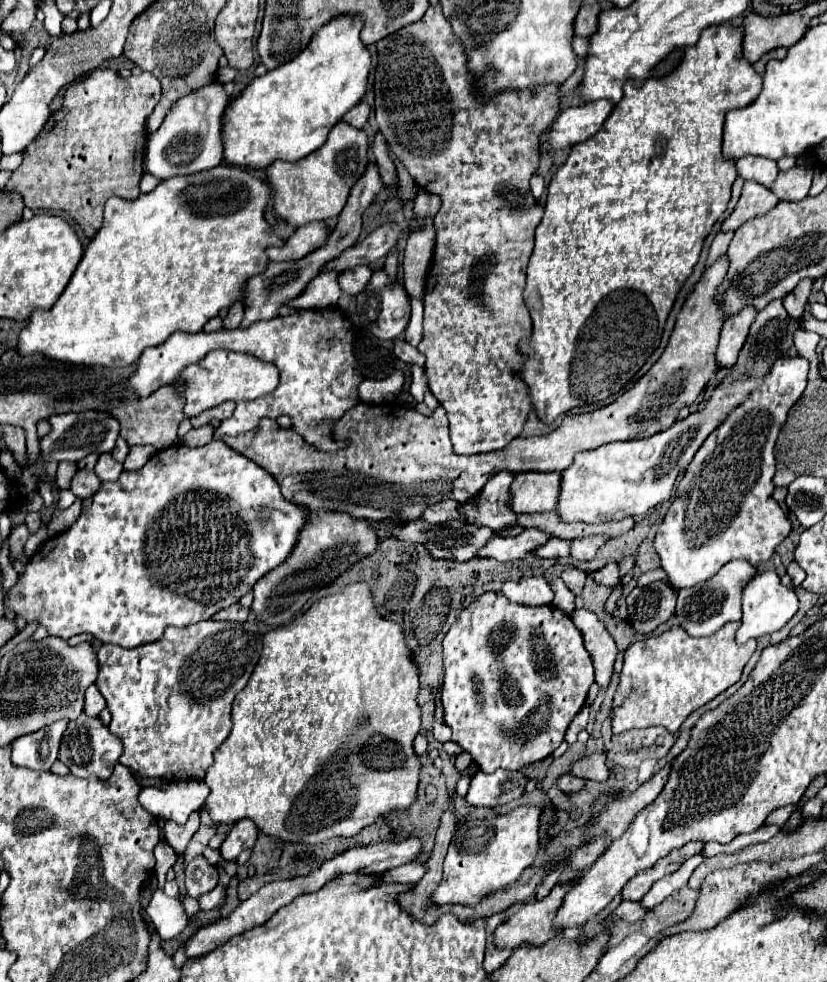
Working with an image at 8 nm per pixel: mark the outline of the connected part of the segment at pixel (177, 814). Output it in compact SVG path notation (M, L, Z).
M188 779L172 783L166 789L144 787L138 795L138 803L158 819L184 825L192 811L198 811L206 805L208 795L210 791L204 781Z

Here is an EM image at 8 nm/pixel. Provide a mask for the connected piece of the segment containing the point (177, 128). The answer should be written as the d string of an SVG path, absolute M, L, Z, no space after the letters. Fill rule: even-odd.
M218 81L174 103L162 127L154 135L148 135L144 169L164 181L174 175L192 175L192 173L206 171L206 169L220 165L222 161L222 117L224 117L226 103L228 103L228 97Z

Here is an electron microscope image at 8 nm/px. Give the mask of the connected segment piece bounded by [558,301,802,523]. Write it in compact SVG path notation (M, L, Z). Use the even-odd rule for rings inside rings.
M770 301L754 319L748 331L748 339L736 359L736 363L730 367L730 373L714 387L708 403L704 409L690 413L686 419L678 419L670 429L660 431L648 439L638 441L618 441L608 443L606 447L598 447L594 451L582 451L574 457L574 463L562 471L562 487L560 487L560 499L558 499L558 513L564 521L584 521L584 523L604 523L604 521L620 521L626 515L644 515L648 509L656 507L658 503L670 499L674 481L680 471L688 467L696 451L700 449L702 441L716 429L720 423L744 401L750 397L750 393L764 383L766 375L770 373L770 367L776 359L788 355L794 339L794 331L798 331L800 319L790 319L786 309L782 307L782 301Z

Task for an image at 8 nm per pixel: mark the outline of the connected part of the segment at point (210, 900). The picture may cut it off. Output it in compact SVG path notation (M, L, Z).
M218 885L218 887L216 887L216 889L212 889L210 893L202 895L202 897L198 899L200 909L214 909L214 907L220 903L220 899L222 899L222 891L224 891L224 887L222 887L222 885Z

